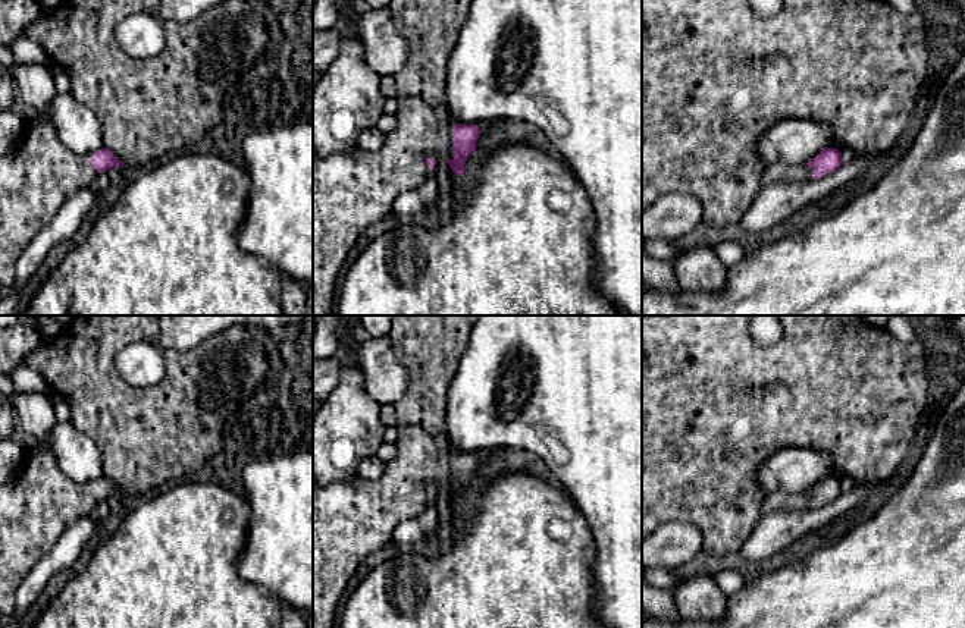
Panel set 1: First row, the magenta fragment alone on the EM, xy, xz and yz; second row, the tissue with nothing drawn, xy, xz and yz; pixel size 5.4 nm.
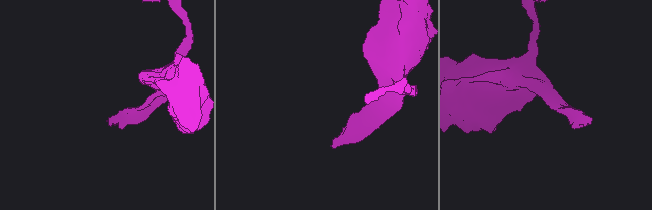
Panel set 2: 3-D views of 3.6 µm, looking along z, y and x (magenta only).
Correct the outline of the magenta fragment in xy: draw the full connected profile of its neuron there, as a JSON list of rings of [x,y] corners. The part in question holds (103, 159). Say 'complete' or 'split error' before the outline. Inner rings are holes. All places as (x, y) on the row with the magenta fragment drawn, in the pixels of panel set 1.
split error; [[[28,114],[16,147],[0,154],[0,302],[12,293],[18,258],[35,235],[54,219],[71,194],[90,188],[91,180],[110,167],[123,167],[110,150],[76,154],[60,142],[50,122]]]

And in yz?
split error; [[[825,148],[805,164],[781,166],[774,175],[777,180],[806,182],[821,179],[836,172],[843,163],[842,153],[837,148]]]

